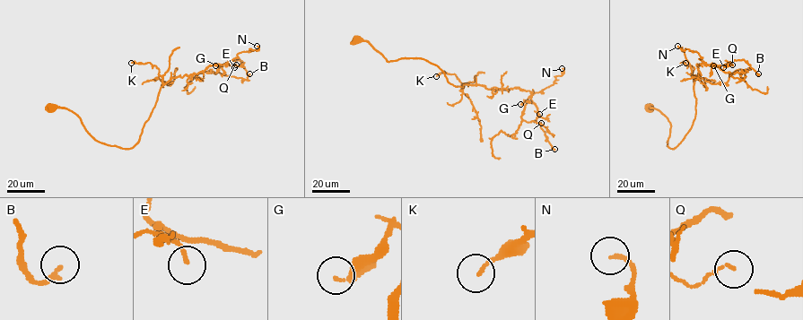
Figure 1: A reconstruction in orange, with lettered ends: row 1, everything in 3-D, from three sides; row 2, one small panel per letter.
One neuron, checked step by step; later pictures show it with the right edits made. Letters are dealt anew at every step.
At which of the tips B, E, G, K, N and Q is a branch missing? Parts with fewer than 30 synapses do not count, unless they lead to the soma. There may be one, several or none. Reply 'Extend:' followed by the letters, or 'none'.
Extend: none

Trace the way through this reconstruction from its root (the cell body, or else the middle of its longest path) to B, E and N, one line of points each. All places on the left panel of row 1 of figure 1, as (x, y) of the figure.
B: (52, 108), (72, 110), (97, 141), (131, 148), (160, 88), (171, 78), (240, 59), (249, 73)
E: (52, 108), (72, 110), (97, 141), (131, 148), (163, 84), (213, 64), (234, 67)
N: (52, 108), (72, 110), (97, 141), (131, 148), (163, 84), (227, 63), (257, 46)

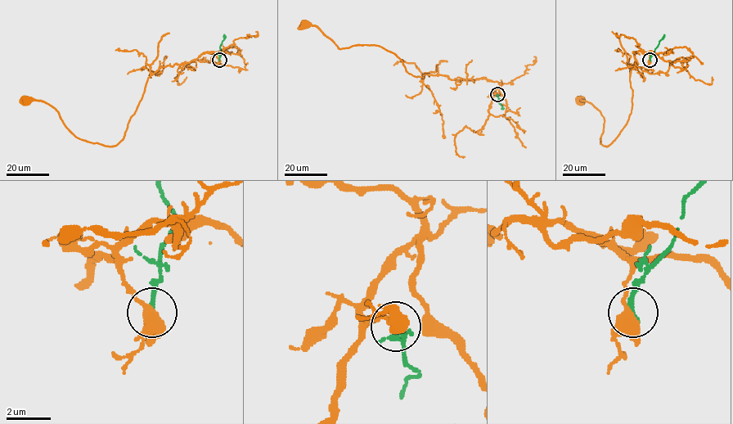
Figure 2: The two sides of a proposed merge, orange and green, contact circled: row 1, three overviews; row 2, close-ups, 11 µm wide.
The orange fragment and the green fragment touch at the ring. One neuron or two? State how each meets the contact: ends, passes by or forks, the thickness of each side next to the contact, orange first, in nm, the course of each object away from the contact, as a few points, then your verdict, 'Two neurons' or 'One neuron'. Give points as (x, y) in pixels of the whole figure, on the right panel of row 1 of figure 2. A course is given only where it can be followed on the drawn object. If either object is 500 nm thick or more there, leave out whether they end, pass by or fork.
At the ring orange forks. At the ring green ends. Thickness 400 nm (orange) against 220 nm. Course of orange: (650, 60), (644, 51), (634, 52), (631, 112), (608, 146), (600, 142), (601, 113), (581, 101). Course of green: (650, 60), (663, 34). Two neurons

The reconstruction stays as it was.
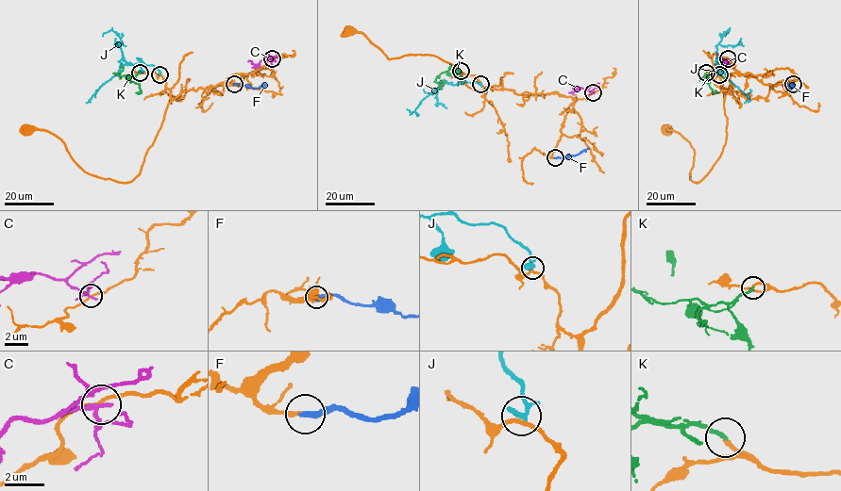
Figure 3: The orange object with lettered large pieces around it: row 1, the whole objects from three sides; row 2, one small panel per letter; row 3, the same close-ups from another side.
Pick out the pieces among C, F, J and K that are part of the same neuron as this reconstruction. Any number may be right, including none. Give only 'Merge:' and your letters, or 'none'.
Merge: F, K

